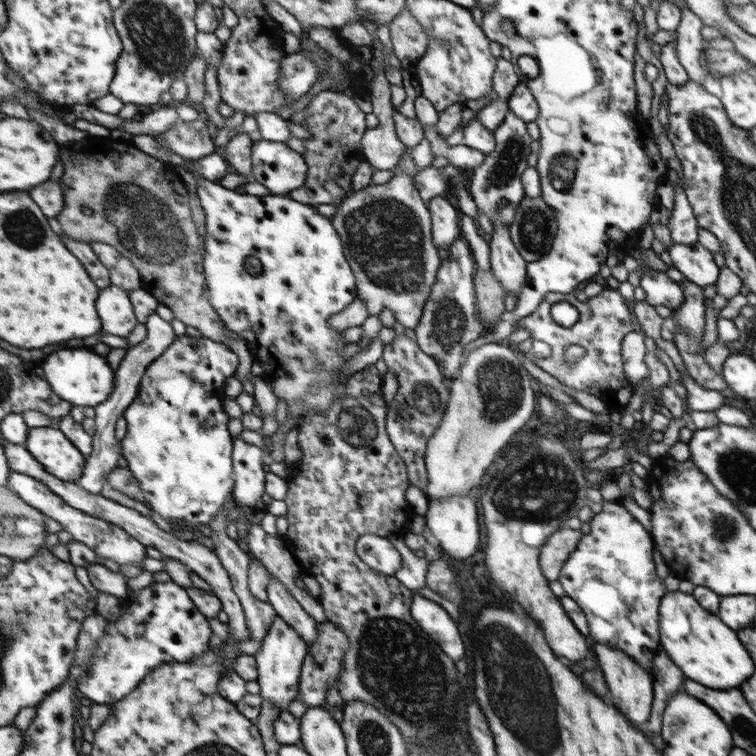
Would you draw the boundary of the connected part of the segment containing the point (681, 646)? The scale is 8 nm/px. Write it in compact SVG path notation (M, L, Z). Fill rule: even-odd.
M666 592L660 601L659 626L661 626L661 646L671 656L673 664L683 670L683 676L705 684L707 688L727 690L737 688L753 674L753 662L737 640L737 634L729 630L719 618L705 612L689 594Z

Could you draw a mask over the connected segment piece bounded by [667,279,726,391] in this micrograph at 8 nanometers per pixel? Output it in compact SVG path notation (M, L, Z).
M687 279L679 281L678 287L682 290L683 300L681 304L677 307L676 316L673 316L673 320L668 319L667 323L673 323L679 327L674 327L671 333L674 337L674 345L683 360L685 370L687 370L688 376L695 381L701 388L706 388L707 390L720 391L726 387L725 381L720 375L715 374L709 364L706 363L704 359L704 350L699 347L701 342L701 337L703 335L703 325L704 318L703 312L705 312L704 304L704 294L702 287L693 284L693 282Z

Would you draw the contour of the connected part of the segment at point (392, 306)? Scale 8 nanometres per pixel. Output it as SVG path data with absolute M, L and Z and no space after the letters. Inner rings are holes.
M403 146L393 169L397 171L389 181L350 192L328 220L343 242L345 260L355 274L356 297L365 305L367 314L373 316L382 308L389 308L397 323L413 330L430 298L440 266L429 234L430 212L415 192L413 176L398 168L406 152L407 147Z

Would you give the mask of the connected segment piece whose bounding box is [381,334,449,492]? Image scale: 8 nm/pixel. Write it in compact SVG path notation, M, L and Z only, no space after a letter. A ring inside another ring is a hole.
M405 335L393 337L393 340L382 346L382 357L387 372L391 372L398 381L398 391L387 402L388 414L386 414L386 432L396 451L405 461L408 468L409 484L416 486L424 492L427 486L426 470L424 467L424 450L428 436L437 428L444 407L449 398L447 381L438 370L437 363L427 356L417 343L405 337Z

